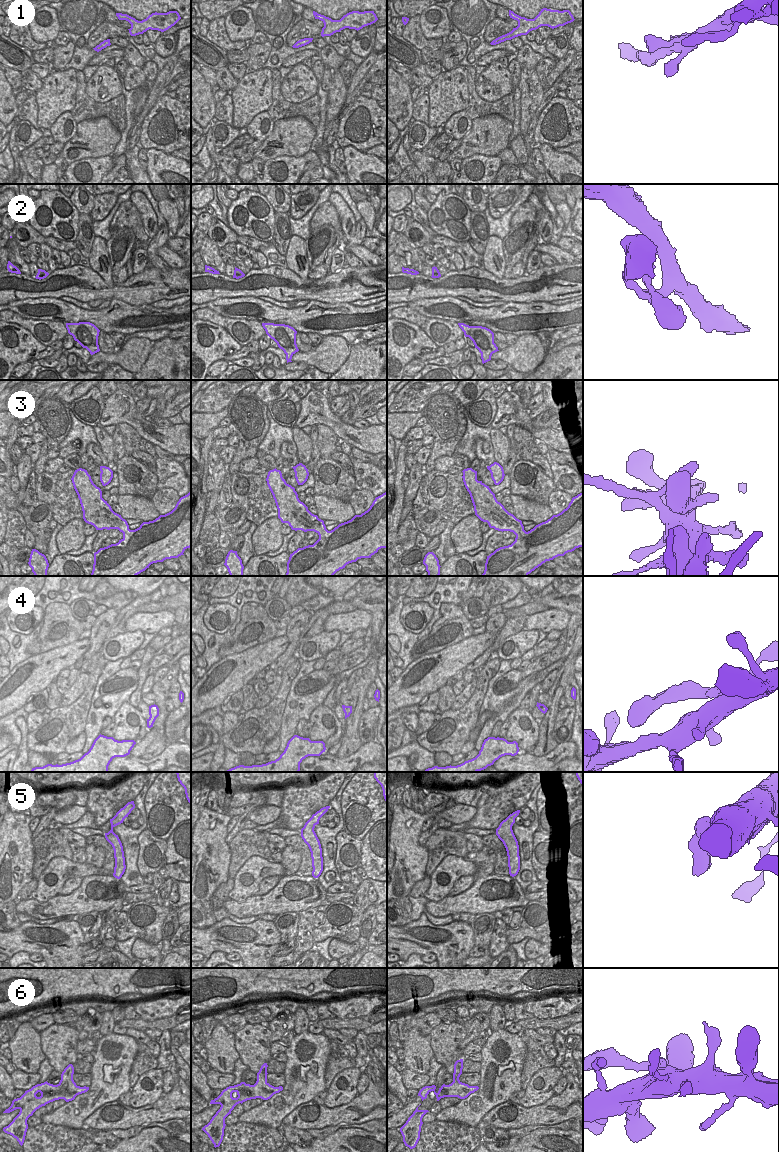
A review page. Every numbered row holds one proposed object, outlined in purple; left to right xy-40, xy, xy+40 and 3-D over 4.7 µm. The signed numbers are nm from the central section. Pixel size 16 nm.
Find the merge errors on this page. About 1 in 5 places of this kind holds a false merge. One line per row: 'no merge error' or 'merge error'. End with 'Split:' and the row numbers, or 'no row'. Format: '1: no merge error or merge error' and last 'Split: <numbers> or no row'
1: no merge error
2: no merge error
3: no merge error
4: no merge error
5: no merge error
6: no merge error
Split: no row

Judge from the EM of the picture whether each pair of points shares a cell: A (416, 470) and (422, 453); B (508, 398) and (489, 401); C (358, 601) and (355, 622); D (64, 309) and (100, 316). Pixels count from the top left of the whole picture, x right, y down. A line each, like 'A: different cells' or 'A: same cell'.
A: different cells
B: different cells
C: different cells
D: same cell

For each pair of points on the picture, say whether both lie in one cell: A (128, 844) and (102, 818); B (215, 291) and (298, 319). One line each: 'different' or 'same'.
A: different
B: different

